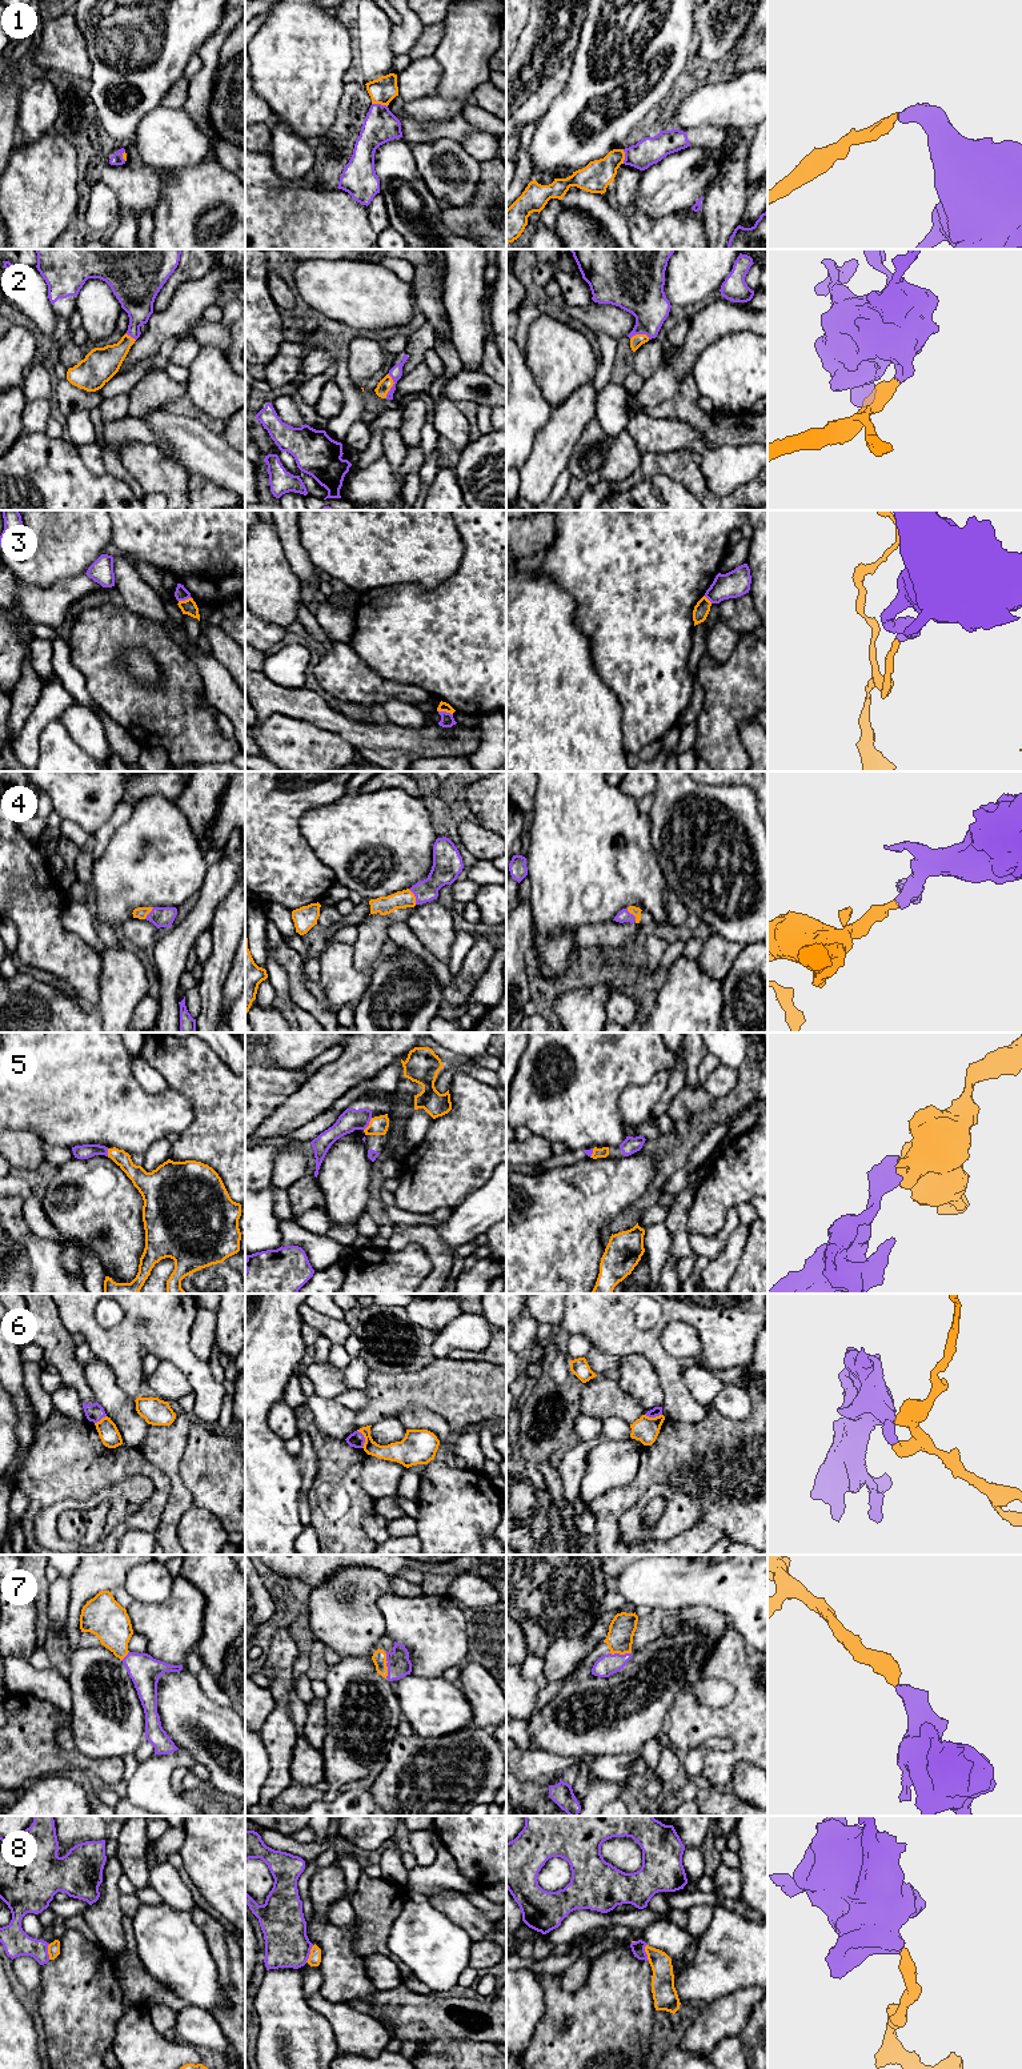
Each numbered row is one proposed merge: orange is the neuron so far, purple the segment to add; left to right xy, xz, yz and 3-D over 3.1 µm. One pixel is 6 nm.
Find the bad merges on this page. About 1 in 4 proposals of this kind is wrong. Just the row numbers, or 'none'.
3, 6, 8

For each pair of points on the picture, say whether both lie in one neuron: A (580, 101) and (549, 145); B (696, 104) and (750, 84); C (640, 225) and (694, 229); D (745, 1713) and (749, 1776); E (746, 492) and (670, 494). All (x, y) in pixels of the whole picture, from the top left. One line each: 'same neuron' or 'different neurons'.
A: same neuron
B: same neuron
C: same neuron
D: different neurons
E: different neurons

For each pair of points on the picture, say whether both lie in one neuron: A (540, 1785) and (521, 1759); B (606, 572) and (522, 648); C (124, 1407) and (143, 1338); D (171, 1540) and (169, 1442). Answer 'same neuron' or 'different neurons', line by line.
A: different neurons
B: different neurons
C: different neurons
D: same neuron

